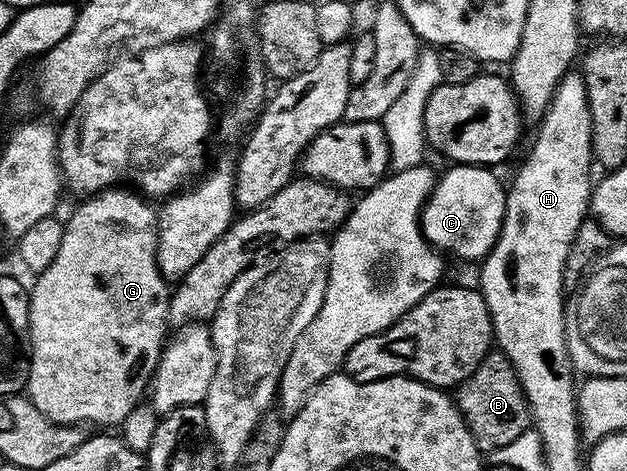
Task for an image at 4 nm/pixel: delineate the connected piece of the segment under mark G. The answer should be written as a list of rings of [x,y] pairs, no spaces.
[[[127,186],[106,188],[104,192],[96,192],[88,196],[75,208],[71,217],[66,217],[61,234],[61,246],[57,250],[57,258],[49,265],[49,270],[38,273],[34,277],[35,285],[29,288],[31,305],[29,306],[29,322],[31,323],[31,373],[27,379],[26,395],[49,418],[58,424],[115,424],[122,425],[125,414],[137,406],[148,391],[151,377],[155,375],[155,367],[159,365],[159,357],[163,354],[165,341],[168,339],[169,321],[167,318],[167,301],[169,284],[164,280],[157,266],[157,212],[150,208],[148,201],[138,191]]]

